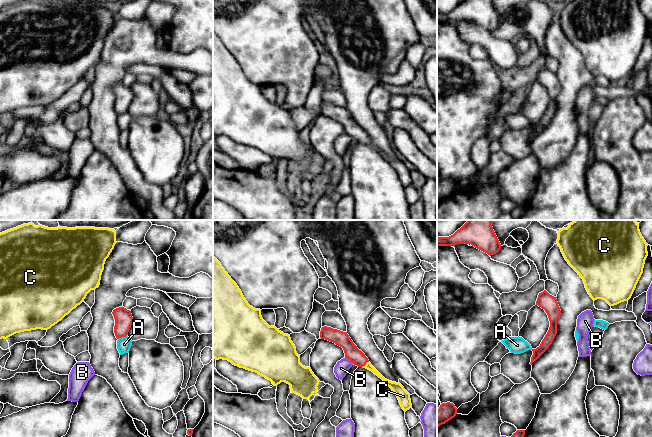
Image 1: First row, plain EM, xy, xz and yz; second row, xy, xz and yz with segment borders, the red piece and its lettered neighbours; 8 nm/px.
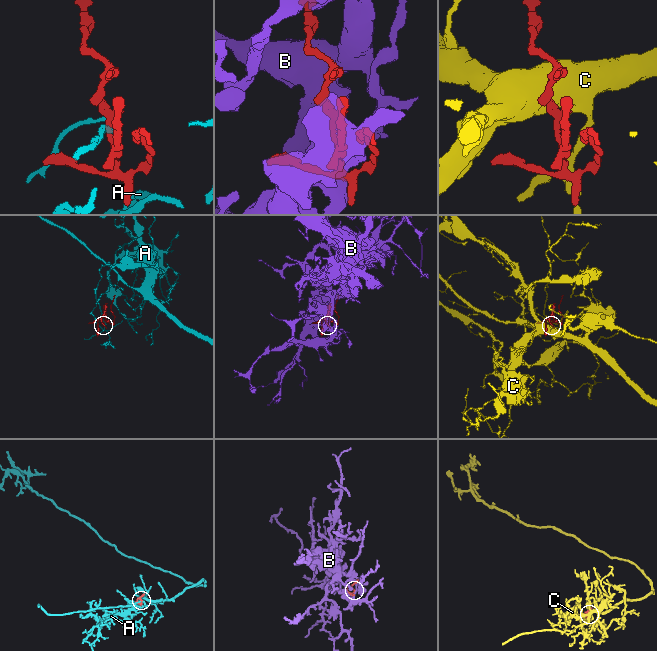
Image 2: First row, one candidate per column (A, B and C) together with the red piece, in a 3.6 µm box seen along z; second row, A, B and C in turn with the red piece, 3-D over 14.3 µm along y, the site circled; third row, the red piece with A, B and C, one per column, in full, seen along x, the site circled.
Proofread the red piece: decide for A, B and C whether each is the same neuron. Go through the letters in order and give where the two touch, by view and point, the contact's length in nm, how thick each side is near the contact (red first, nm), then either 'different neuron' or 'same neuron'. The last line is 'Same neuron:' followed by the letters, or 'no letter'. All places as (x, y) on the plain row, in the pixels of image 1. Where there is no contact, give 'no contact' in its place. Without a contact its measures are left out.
A: meets red in xy at (122, 112); contact 80 nm long; 140 nm thick on the red side, 120 nm on the other; different neuron
B: meets red in xz at (349, 135); contact 90 nm long; 120 nm thick on the red side, 110 nm on the other; different neuron
C: meets red in xz at (365, 140); contact 70 nm long; 120 nm thick on the red side, 50 nm on the other; same neuron
Same neuron: C

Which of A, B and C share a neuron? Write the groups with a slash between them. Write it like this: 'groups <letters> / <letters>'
groups A / B / C

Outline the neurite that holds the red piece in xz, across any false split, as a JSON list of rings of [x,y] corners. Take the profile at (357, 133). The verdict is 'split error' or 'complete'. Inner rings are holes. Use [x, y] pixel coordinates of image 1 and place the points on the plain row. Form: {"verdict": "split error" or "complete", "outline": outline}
{"verdict": "split error", "outline": [[[324,102],[320,107],[320,114],[335,119],[343,124],[345,133],[354,141],[366,144],[383,156],[383,158],[396,170],[402,185],[406,188],[412,183],[410,170],[398,158],[385,155],[369,138],[365,130],[357,124],[347,108],[343,108],[331,103]]]}

